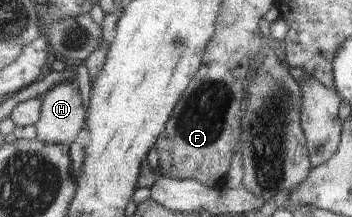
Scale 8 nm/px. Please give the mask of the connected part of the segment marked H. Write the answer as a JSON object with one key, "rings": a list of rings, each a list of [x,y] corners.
{"rings":[[[59,82],[41,96],[41,111],[33,126],[38,140],[48,145],[70,145],[84,126],[86,110],[76,82]]]}

